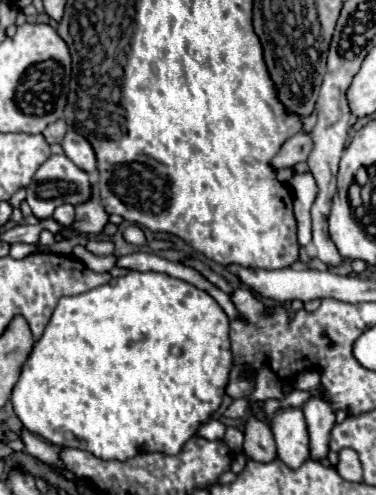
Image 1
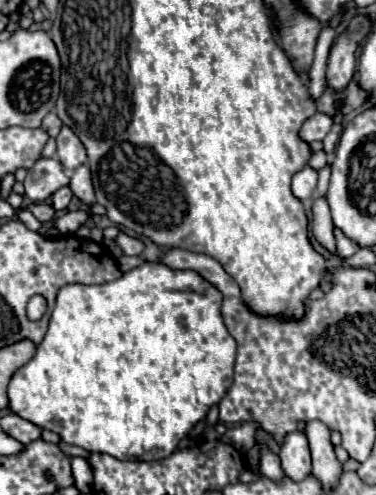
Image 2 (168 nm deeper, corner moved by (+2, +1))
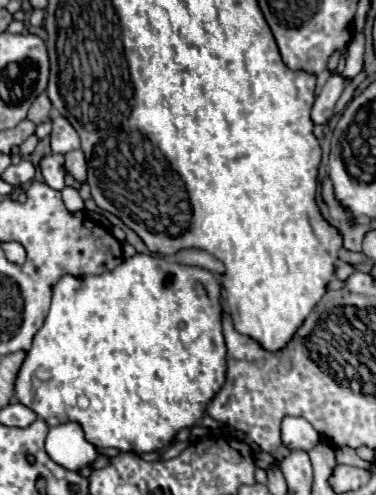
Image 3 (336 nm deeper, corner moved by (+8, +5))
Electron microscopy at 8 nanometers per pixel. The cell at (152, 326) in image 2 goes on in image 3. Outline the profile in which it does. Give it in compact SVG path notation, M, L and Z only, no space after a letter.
M136 253L134 257L128 257L116 269L106 271L102 275L84 275L84 277L64 275L54 287L54 297L52 297L52 307L48 311L48 317L46 317L42 329L34 335L32 349L26 353L26 359L20 367L20 373L16 379L18 401L22 405L30 407L50 427L76 419L84 427L84 433L88 435L88 439L92 439L92 443L96 443L96 447L100 447L100 449L116 447L120 451L142 451L142 453L164 449L180 429L192 427L202 419L202 415L206 413L206 405L212 401L212 397L224 385L226 343L222 337L224 309L222 309L220 291L222 291L220 281L212 271L202 269L202 267L190 267L190 265L170 261L170 259L158 257L158 255L144 255L144 253Z

